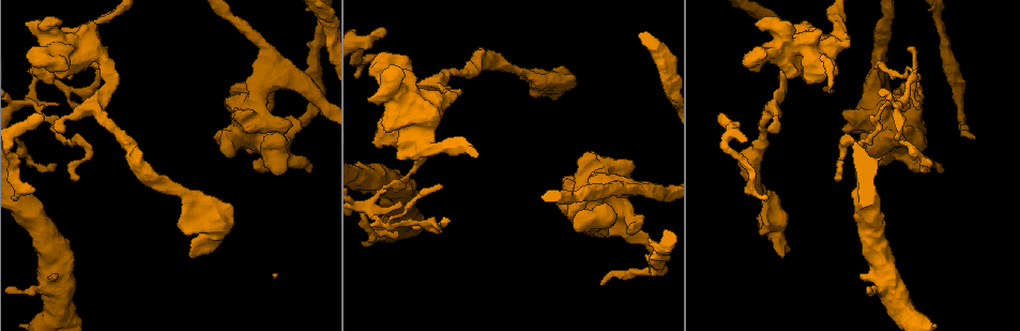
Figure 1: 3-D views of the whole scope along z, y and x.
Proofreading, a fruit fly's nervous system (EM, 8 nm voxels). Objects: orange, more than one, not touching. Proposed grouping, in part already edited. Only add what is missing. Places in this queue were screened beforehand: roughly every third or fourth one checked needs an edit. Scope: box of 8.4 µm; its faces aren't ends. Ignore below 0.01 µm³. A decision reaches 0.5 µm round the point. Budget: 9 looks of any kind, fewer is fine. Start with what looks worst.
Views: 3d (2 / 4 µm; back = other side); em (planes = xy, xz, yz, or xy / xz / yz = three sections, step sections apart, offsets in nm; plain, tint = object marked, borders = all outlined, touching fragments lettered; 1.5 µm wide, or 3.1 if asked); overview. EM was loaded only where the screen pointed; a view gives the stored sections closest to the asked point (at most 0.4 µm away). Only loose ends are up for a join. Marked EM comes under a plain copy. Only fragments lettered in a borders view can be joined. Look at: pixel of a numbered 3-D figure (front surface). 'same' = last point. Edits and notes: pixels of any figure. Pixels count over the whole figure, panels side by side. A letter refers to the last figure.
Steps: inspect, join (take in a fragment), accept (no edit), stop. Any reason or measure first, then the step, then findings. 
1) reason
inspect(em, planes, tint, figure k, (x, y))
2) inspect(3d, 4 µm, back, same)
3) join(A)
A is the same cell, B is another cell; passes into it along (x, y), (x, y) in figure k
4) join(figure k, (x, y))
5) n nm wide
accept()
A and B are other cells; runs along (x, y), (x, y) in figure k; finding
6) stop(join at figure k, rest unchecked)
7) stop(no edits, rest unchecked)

tapers out
inspect(em, yz, step 8, tint, figure 1, (79, 177))

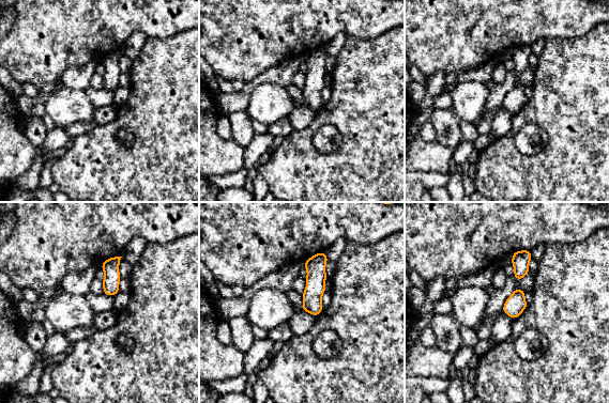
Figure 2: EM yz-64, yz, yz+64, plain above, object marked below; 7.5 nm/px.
inspect(em, planes, borders, same)

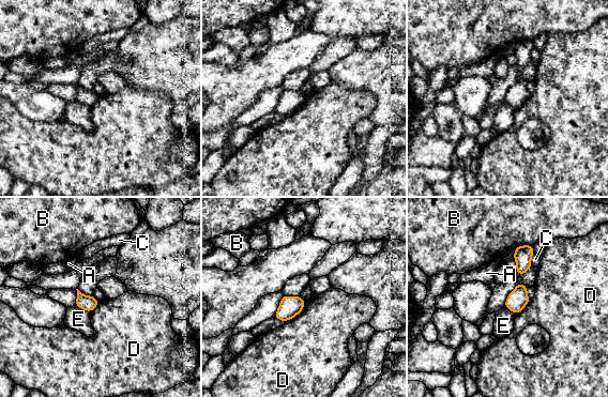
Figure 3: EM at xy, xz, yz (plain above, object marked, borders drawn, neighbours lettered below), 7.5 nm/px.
accept()
A, B, C, D and E are other cells; border along (305, 302), (302, 309), (287, 320) in figure 3; none of them fits

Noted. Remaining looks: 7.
free end
inspect(em, yz, step 4, borders, figure 1, (603, 285))

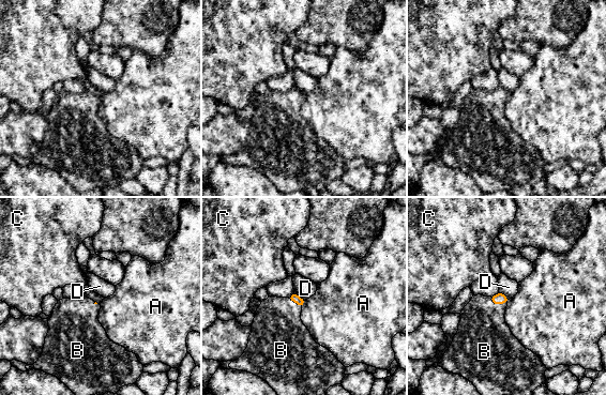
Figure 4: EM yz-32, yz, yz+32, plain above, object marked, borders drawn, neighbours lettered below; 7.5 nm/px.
join(B)
B is the same cell, A, C and D are other cells; passes into it along (499, 298), (497, 304), (483, 334) in figure 4; it goes on there

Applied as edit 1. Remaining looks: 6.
branch stops here
inspect(3d, 2 µm, figure 1, (722, 117))

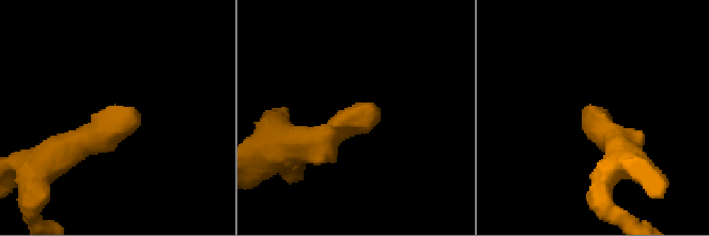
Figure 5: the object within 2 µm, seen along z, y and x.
inspect(em, yz, step 8, borders, figure 5, (138, 115))

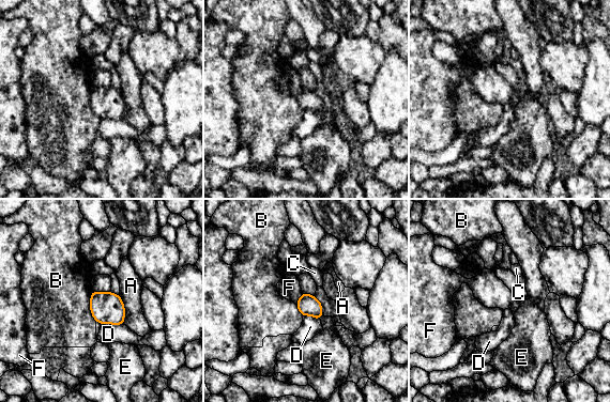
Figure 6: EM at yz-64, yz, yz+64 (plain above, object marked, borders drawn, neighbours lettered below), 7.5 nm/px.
accept()
A, B, C, D, E and F are other cells; border along (302, 292), (295, 304) in figure 6; no lettered fragment goes on from it

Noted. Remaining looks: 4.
thick end
inspect(em, xy, step 4, borders, figure 1, (26, 22))

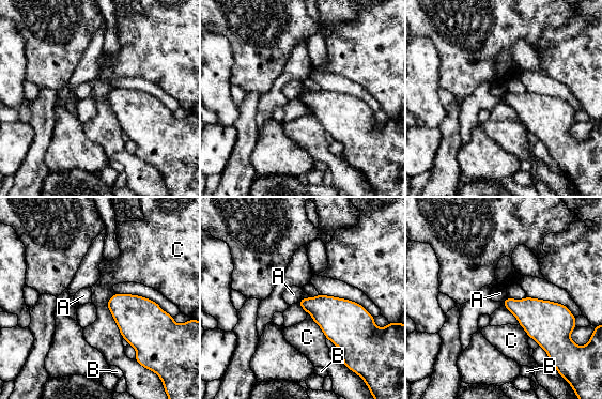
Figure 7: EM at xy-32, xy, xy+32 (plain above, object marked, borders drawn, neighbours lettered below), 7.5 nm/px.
inspect(em, xz, step 8, borders, same)

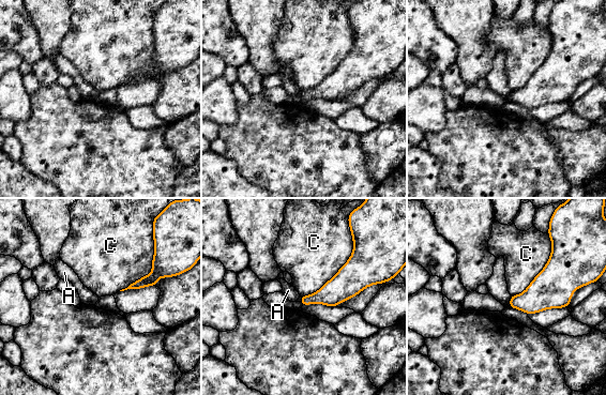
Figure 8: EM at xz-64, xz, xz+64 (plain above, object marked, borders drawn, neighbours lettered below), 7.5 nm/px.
accept()
A and C are other cells; border along (301, 297), (299, 301) in figure 8; none of them fits

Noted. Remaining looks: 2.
stop(join at figure 4, rest unchecked)

